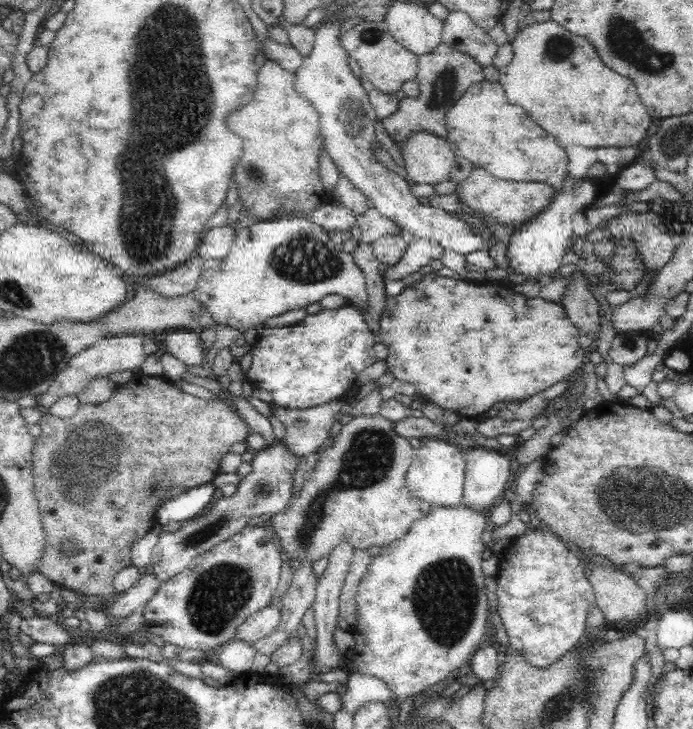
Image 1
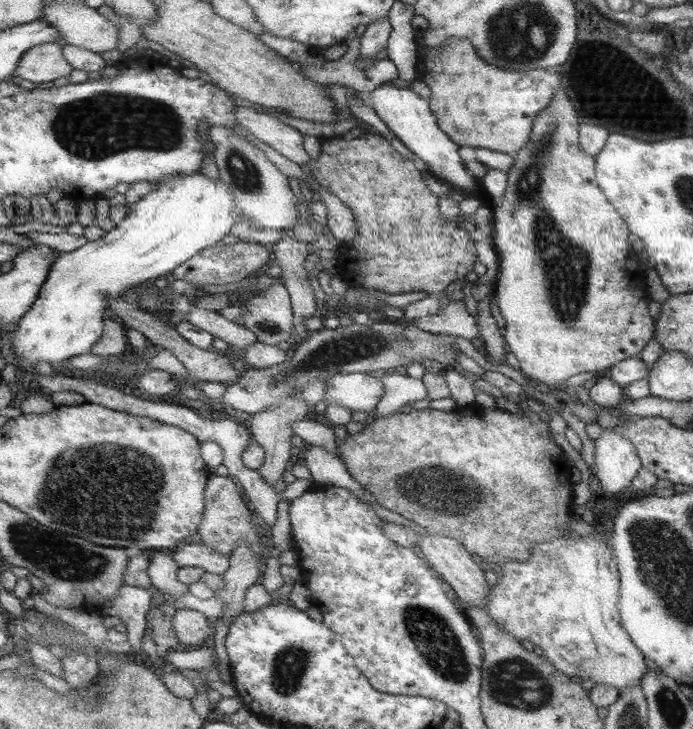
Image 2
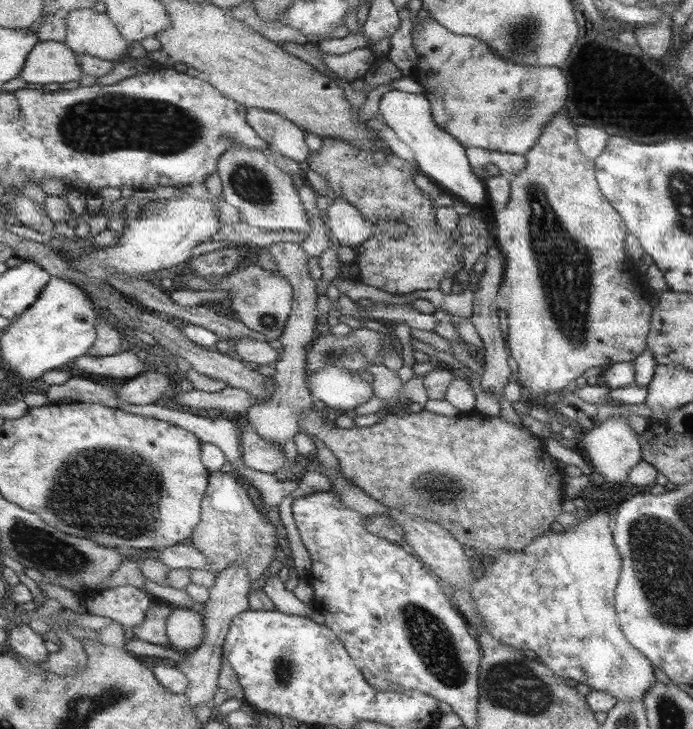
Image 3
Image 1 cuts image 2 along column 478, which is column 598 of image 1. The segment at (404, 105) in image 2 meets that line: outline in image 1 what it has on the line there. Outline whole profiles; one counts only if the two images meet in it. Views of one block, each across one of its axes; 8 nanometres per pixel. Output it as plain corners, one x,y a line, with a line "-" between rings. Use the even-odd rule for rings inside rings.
564,176
563,191
554,194
549,201
548,208
544,208
538,216
524,222
510,237
507,255
510,270
524,275
528,282
538,282
540,286
546,286
549,282
564,278
556,273
562,266
562,258
571,248
572,221
570,216
576,211
583,210
590,205
595,196
601,192
596,185
597,178
581,177
573,180
571,176

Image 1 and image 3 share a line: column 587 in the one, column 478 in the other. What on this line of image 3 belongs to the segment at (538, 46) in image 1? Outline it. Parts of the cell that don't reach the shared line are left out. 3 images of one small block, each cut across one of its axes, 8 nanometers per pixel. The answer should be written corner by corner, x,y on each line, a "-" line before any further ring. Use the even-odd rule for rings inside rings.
412,15
412,40
418,56
418,70
411,76
424,87
425,95
432,105
433,120
465,145
465,148
484,148
496,152
526,154
537,144
546,124
566,107
568,82
560,68
542,65
518,65
496,55
488,43
474,36
459,35
448,31
444,25
430,16
420,19

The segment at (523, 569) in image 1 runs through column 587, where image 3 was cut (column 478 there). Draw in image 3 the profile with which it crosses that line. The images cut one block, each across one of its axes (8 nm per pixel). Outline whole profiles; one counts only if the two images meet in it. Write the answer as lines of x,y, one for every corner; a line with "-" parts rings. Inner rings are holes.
608,512
593,513
592,515
586,515
579,517
582,519
580,523
572,527
552,529
544,533
540,538
534,539
534,542
530,543
530,550
528,547
520,551
520,553
512,554
506,552
500,553
500,555
495,556
494,560
488,563
484,570
484,575
480,576
478,580
474,581
469,593
472,596
472,601
476,604
476,616
484,622
484,630
494,636
498,642
502,644
510,644
518,650
524,651
525,649
533,650
538,659
546,664
546,666
553,669
558,676
563,676
563,678
572,678
580,684
586,684
591,690
600,690
600,692
608,692
610,696
617,698
619,702
626,702
626,700
642,700
644,694
652,688
654,684
654,664
650,662
650,659
645,655
645,653
640,652
637,648
634,648
633,644
625,636
625,631
621,628
619,618
617,616
617,610
614,610
616,606
616,592
618,582
620,582
621,576
621,553
618,552
617,545
614,544
613,538
613,516
609,515

